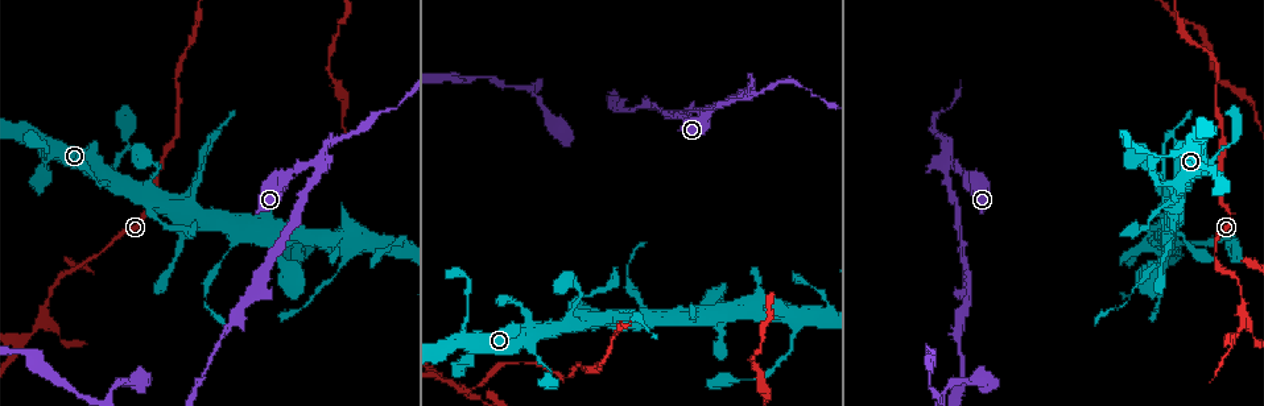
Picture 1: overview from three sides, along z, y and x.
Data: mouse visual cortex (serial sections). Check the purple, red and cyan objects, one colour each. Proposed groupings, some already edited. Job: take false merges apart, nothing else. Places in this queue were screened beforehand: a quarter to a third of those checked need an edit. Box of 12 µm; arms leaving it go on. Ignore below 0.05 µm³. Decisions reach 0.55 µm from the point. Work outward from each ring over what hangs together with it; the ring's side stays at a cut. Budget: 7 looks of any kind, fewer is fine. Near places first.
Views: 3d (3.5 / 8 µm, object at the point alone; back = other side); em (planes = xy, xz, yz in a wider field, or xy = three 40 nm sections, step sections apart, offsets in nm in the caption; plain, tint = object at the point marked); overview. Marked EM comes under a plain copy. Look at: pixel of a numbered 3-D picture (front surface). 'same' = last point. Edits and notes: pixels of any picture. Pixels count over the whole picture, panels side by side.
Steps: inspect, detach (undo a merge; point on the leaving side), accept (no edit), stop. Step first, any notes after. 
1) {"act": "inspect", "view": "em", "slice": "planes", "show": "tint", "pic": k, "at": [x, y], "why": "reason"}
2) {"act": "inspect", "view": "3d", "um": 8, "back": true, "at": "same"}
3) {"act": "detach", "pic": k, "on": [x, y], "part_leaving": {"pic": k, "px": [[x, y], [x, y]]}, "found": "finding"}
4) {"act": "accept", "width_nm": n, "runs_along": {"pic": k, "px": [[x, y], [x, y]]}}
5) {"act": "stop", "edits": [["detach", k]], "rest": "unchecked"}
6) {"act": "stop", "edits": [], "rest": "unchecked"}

{"act": "inspect", "view": "em", "slice": "xy", "step": 5, "show": "tint", "pic": 1, "at": [345, 251], "why": "sharp bend"}

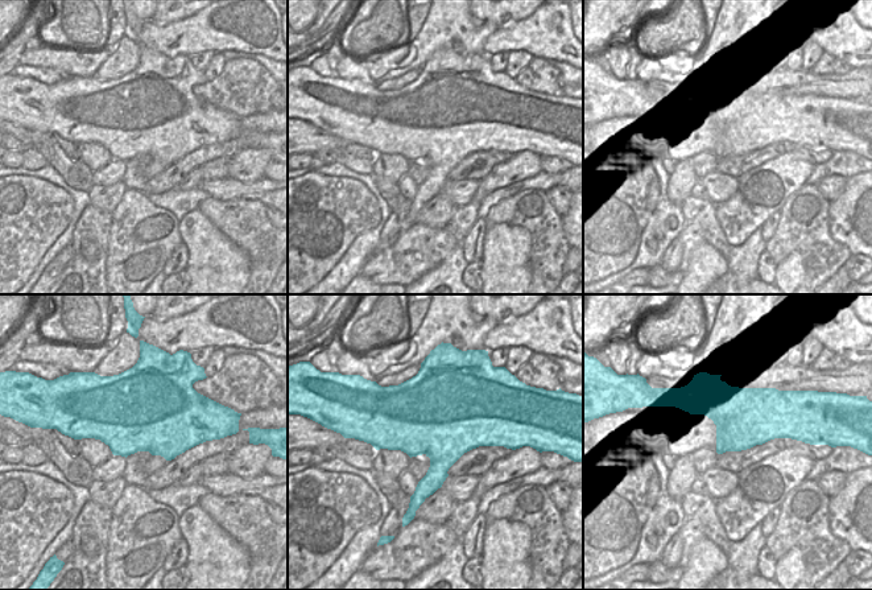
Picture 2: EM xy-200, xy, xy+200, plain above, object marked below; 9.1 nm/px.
{"act": "inspect", "view": "3d", "um": 3.5, "back": true, "at": "same", "why": "see where the arms go"}

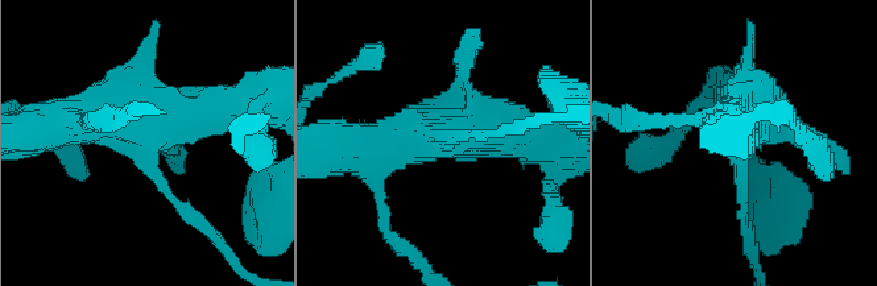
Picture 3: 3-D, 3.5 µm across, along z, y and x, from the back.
{"act": "accept", "width_nm": 750, "runs_along": {"pic": 3, "px": [[247, 99], [194, 116], [65, 120]]}, "found": "continuous, no second cell"}

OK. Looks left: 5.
{"act": "inspect", "view": "3d", "um": 3.5, "pic": 1, "at": [643, 305], "why": "narrows sharply"}

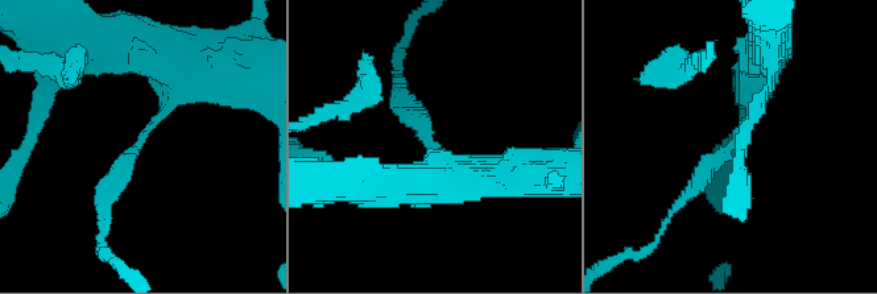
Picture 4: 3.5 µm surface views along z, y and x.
{"act": "inspect", "view": "em", "slice": "xy", "step": 1, "show": "tint", "pic": 4, "at": [145, 136]}

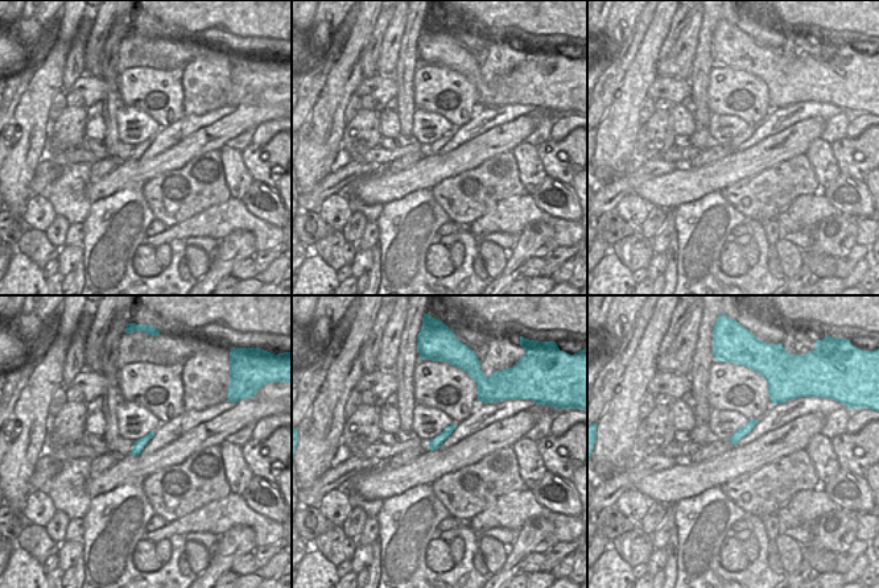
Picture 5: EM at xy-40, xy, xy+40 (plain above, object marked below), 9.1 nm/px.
{"act": "accept", "runs_along": {"pic": 4, "px": [[760, 61], [751, 117], [686, 195]]}, "found": "all the same cell"}

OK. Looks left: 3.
{"act": "inspect", "view": "3d", "um": 3.5, "pic": 1, "at": [26, 337]}

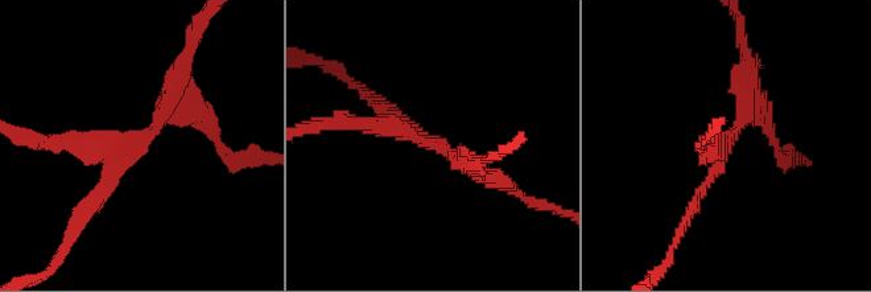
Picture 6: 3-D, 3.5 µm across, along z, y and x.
{"act": "inspect", "view": "em", "slice": "xy", "step": 1, "show": "tint", "pic": 6, "at": [134, 145]}

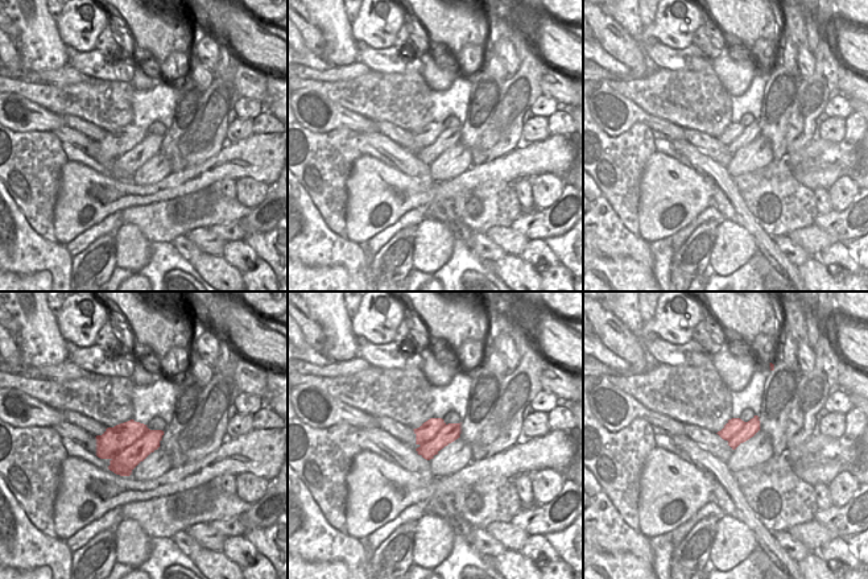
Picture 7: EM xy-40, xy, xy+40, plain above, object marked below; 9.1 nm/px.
{"act": "detach", "pic": 6, "on": [89, 205], "width_nm": 280, "border": {"pic": 7, "px": [[148, 429], [111, 459]]}, "found": "two cells meet here"}

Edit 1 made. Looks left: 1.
{"act": "stop", "edits": [["detach", 6]], "rest": "unchecked"}

